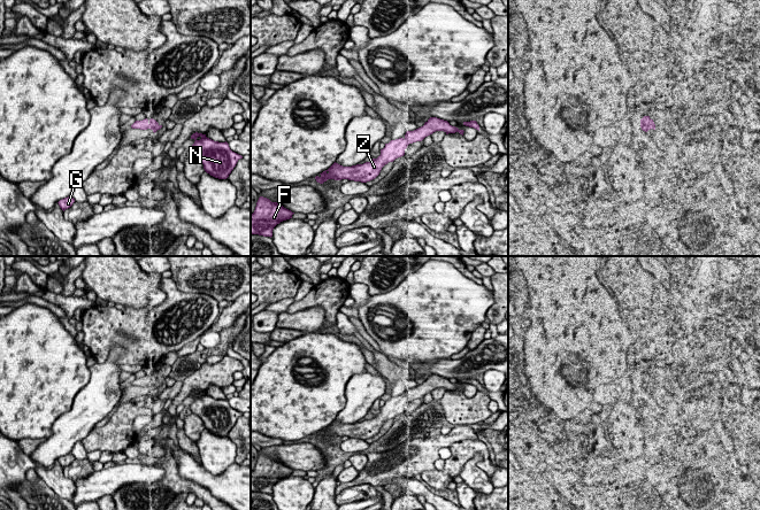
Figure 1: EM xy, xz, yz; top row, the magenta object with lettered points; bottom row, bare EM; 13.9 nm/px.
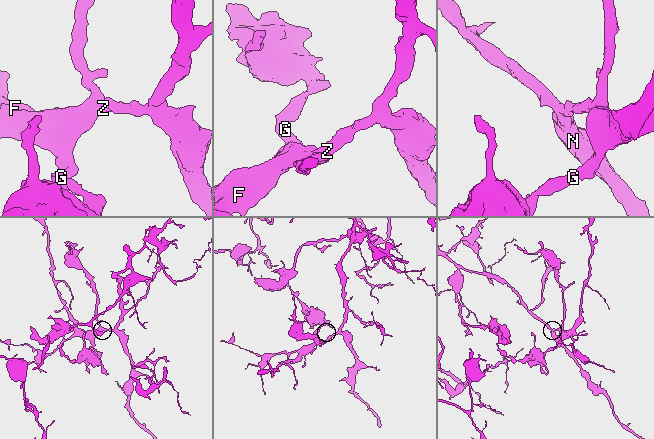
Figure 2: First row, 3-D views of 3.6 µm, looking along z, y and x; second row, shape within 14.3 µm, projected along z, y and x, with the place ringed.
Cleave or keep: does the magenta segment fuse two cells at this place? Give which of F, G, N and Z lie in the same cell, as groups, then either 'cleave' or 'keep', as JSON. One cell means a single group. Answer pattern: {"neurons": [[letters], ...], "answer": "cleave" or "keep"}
{"neurons": [["F", "G", "N", "Z"]], "answer": "keep"}

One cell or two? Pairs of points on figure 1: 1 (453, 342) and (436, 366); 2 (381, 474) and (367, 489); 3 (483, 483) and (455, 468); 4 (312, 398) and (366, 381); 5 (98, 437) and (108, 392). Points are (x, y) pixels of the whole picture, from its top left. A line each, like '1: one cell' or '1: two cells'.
1: two cells
2: two cells
3: two cells
4: two cells
5: two cells

